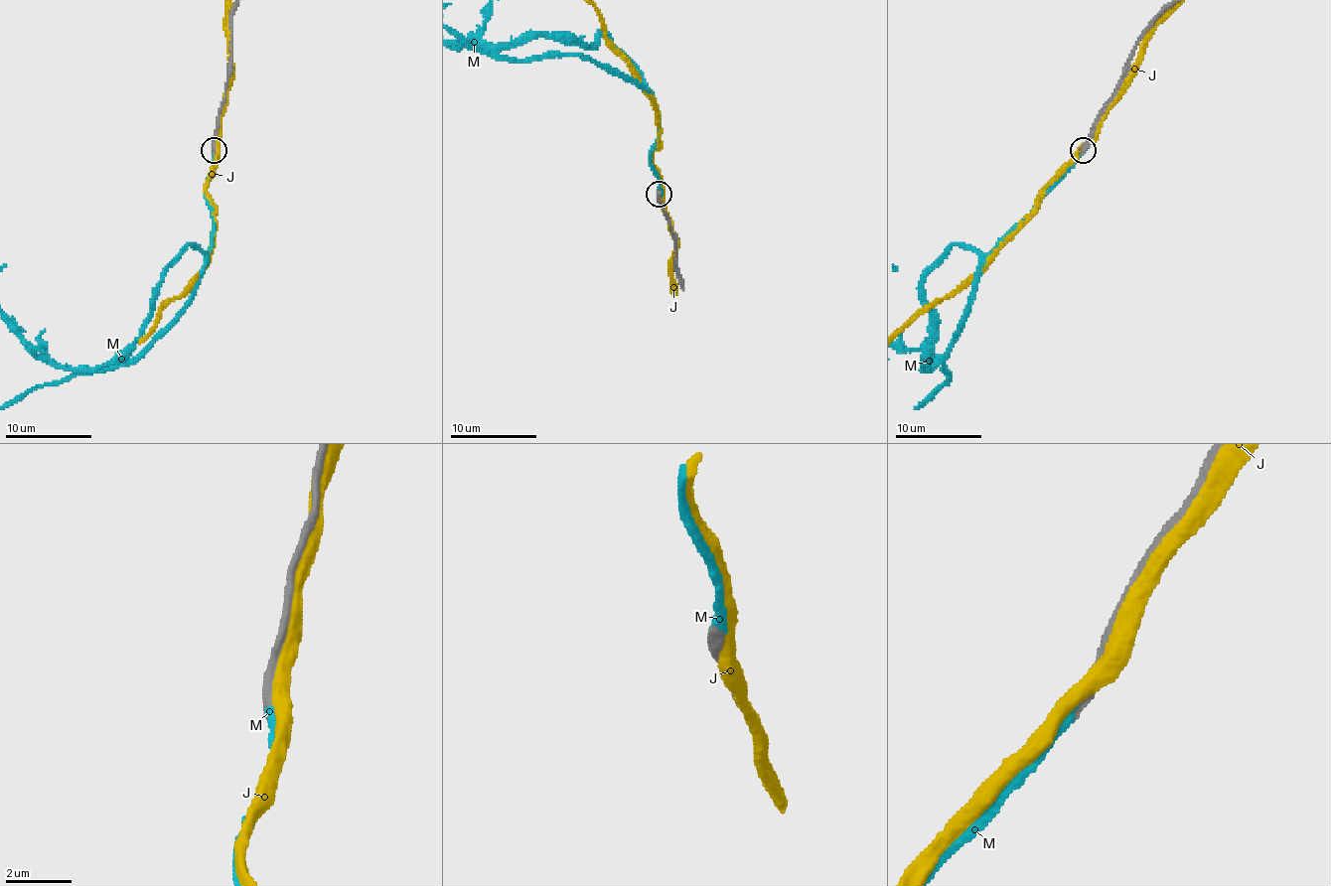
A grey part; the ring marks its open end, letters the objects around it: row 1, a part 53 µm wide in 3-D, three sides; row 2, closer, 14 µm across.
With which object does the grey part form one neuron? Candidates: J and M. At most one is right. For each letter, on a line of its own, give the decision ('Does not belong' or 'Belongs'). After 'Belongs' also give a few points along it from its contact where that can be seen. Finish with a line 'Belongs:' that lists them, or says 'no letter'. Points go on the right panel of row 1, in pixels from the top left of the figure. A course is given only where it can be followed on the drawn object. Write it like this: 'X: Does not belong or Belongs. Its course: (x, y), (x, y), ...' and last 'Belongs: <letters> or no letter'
J: Does not belong
M: Belongs
Belongs: M

